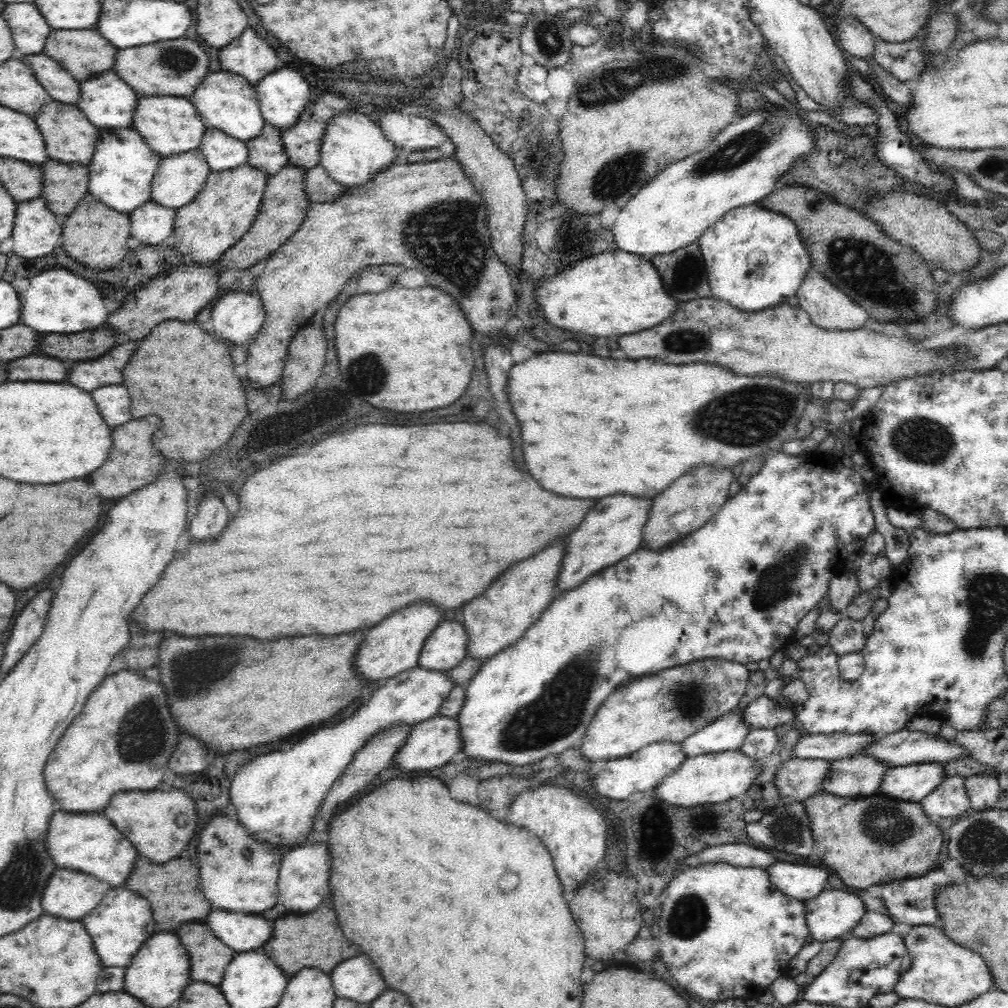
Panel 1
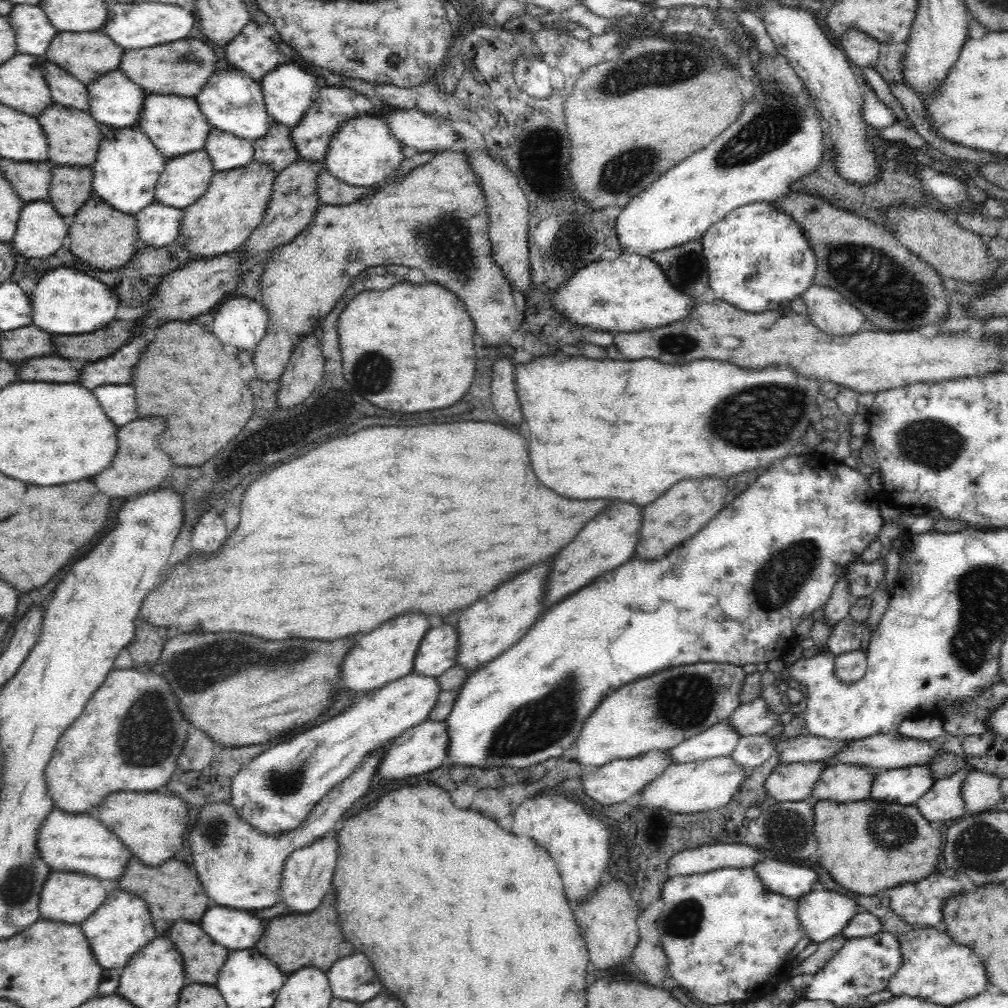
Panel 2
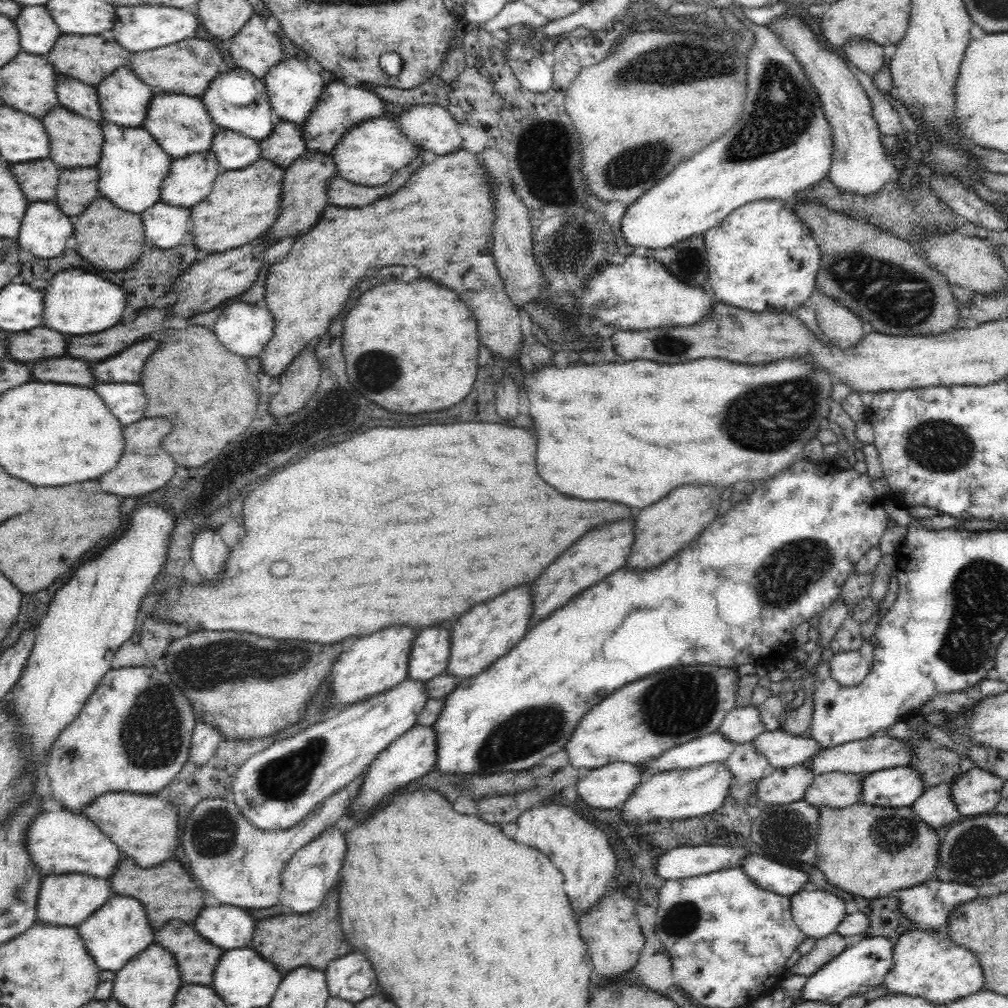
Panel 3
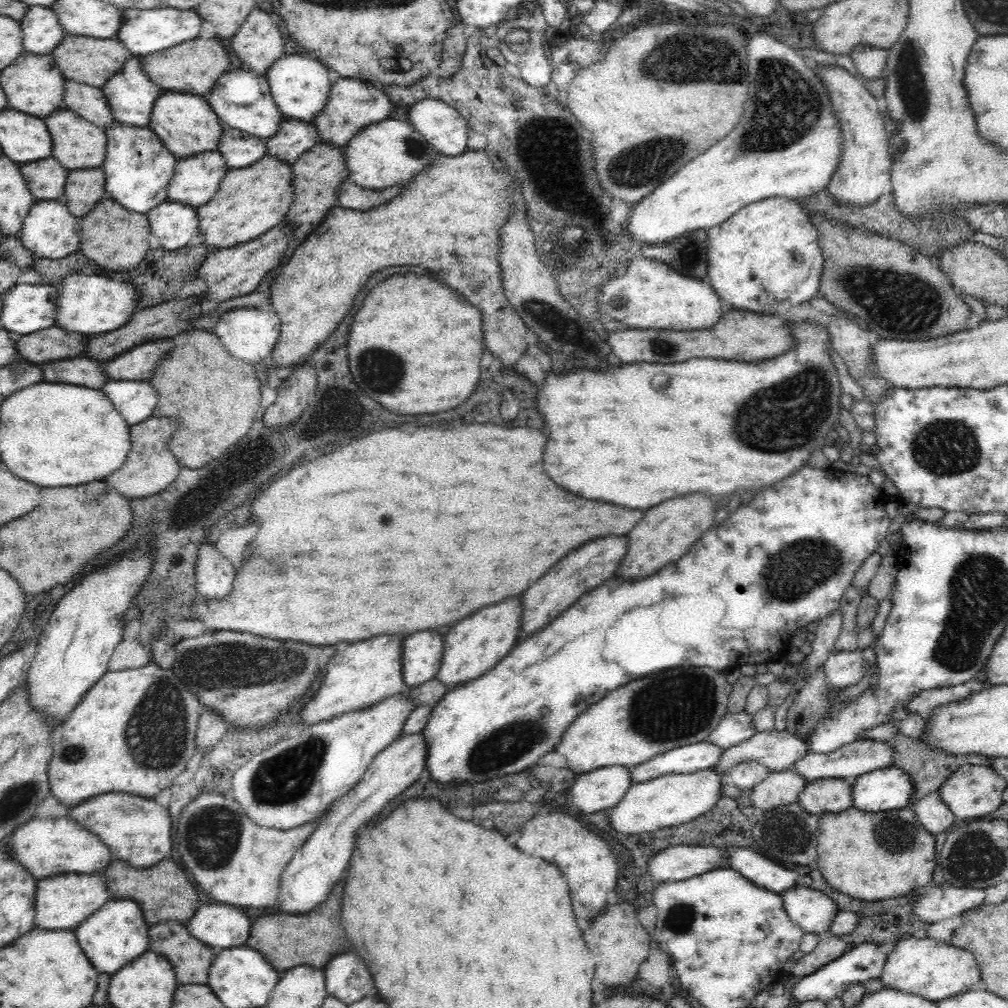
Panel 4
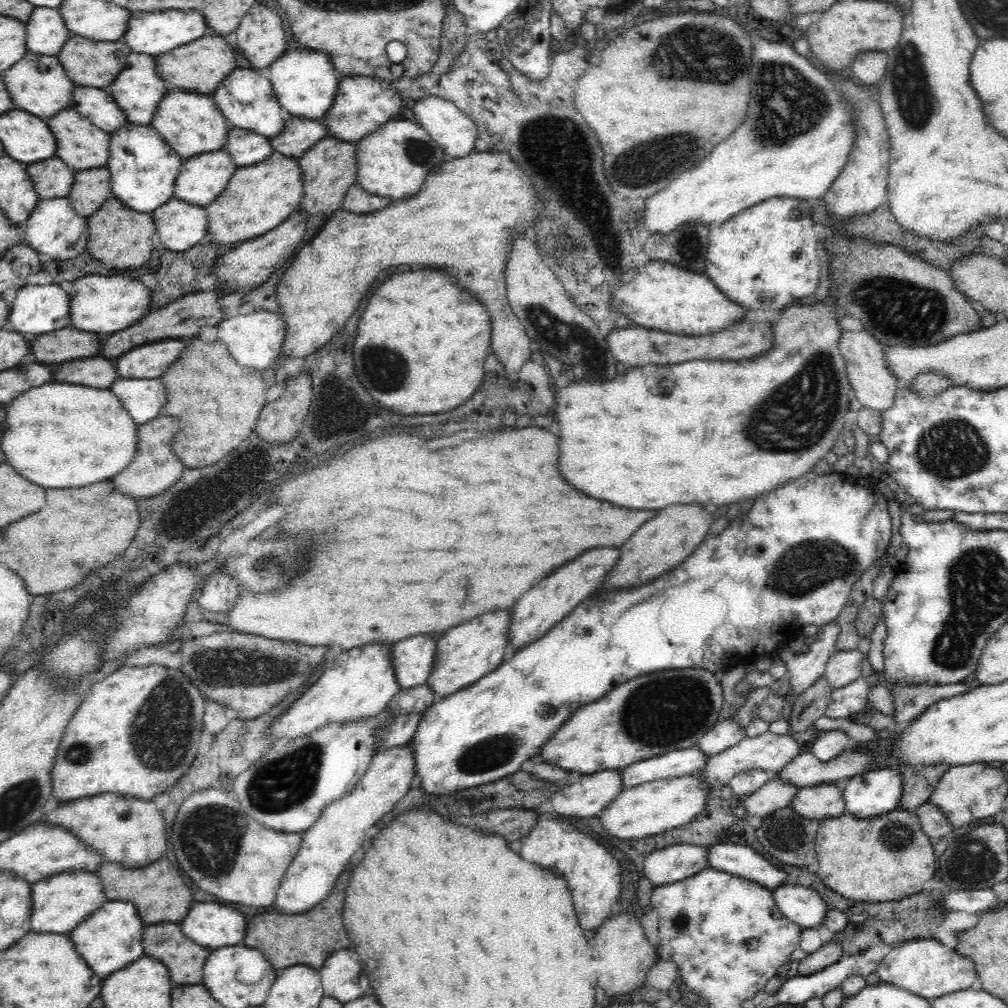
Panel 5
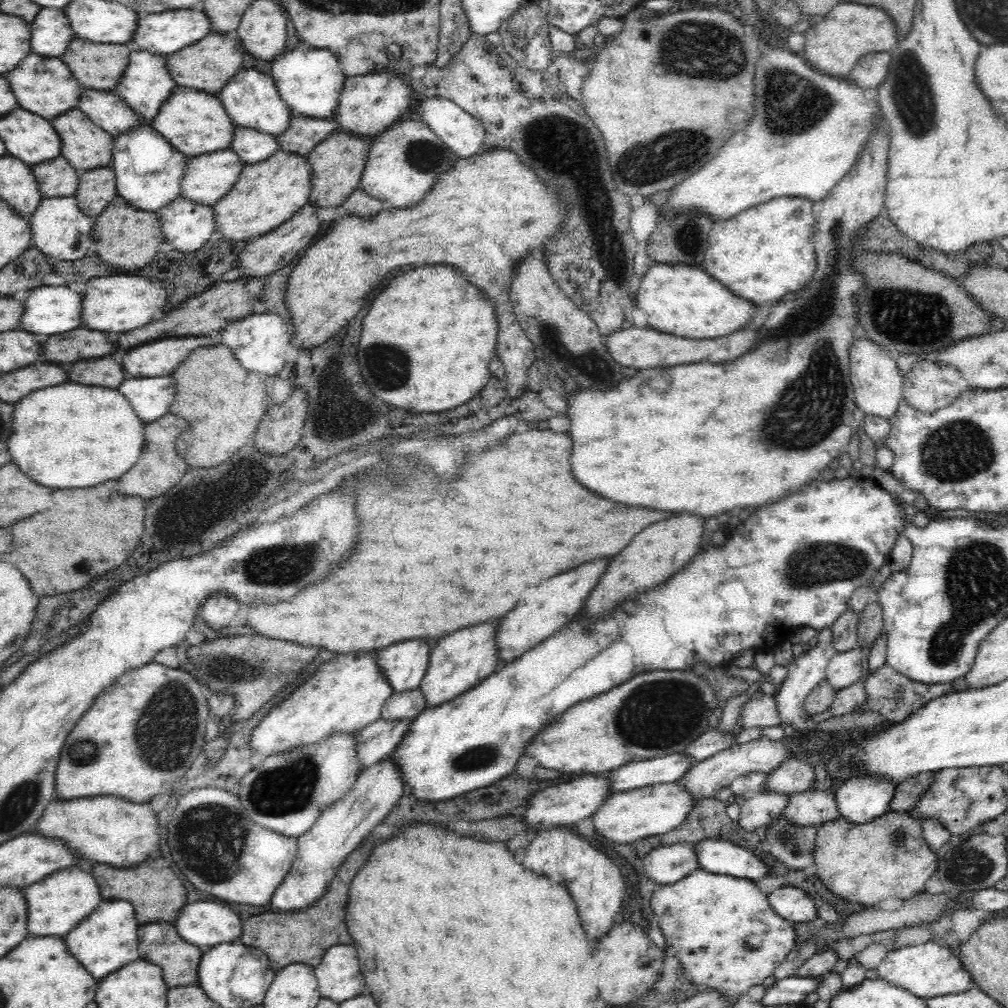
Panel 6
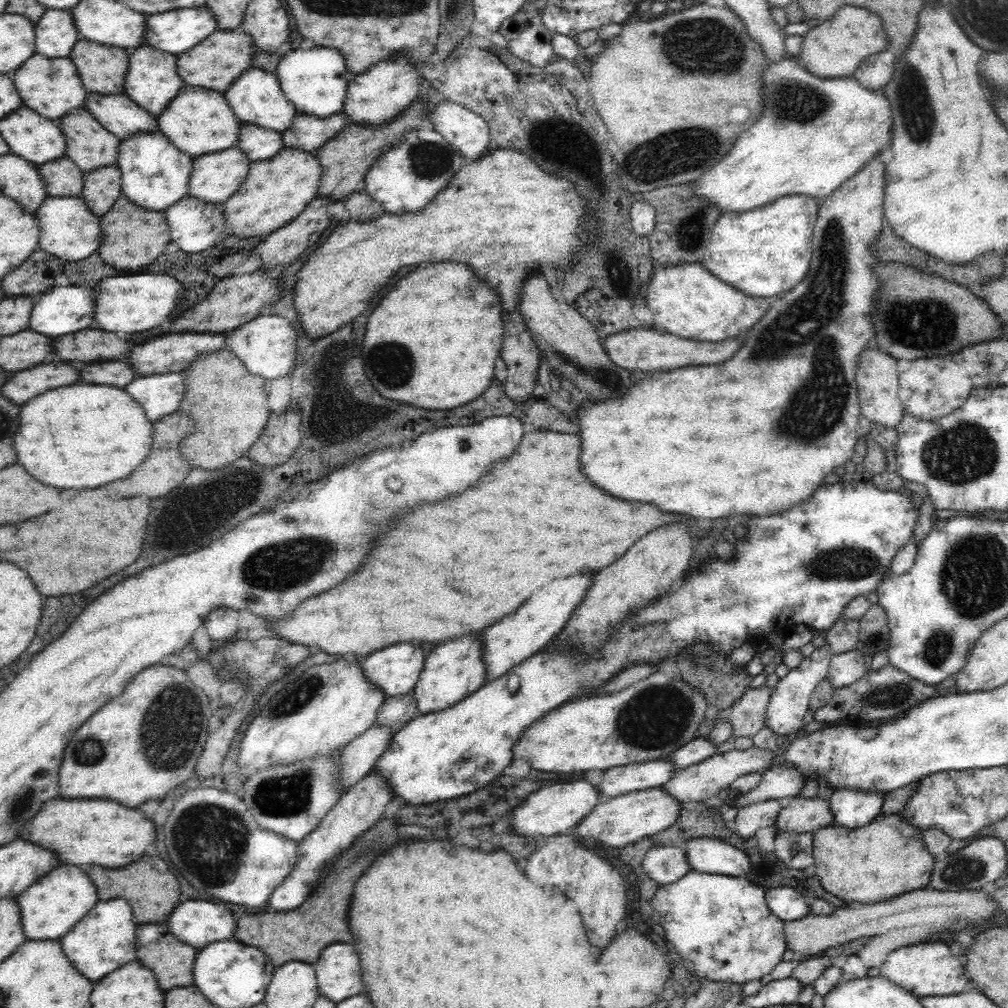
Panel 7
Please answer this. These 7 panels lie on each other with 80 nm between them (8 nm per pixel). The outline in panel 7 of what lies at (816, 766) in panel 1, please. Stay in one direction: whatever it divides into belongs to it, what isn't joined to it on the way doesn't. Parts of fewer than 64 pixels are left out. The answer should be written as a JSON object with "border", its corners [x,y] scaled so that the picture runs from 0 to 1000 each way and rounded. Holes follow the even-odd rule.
{"border":[[[772,794],[746,797],[731,804],[728,825],[737,832],[746,831],[754,821],[766,820],[776,804]]]}

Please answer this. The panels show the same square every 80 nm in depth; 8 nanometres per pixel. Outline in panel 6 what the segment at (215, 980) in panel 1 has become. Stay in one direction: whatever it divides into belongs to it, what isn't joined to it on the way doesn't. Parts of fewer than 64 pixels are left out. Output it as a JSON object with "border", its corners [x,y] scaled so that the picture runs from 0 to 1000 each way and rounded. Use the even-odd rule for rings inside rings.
{"border":[[[168,915],[147,916],[147,919],[139,918],[136,928],[138,932],[136,939],[138,950],[159,959],[161,971],[163,971],[167,980],[194,977],[194,972],[196,972],[194,962],[202,940],[196,940],[184,935],[175,925],[172,916]]]}

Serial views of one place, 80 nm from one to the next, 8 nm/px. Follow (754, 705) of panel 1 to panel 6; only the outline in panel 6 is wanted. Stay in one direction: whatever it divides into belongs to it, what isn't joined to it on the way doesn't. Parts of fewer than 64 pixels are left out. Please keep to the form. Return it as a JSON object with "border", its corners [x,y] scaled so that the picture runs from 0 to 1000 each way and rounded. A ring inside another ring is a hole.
{"border":[[[703,723],[702,726],[695,728],[677,744],[679,751],[685,751],[687,758],[696,756],[711,746],[722,742],[729,736],[728,730],[724,727],[717,728],[710,723]]]}

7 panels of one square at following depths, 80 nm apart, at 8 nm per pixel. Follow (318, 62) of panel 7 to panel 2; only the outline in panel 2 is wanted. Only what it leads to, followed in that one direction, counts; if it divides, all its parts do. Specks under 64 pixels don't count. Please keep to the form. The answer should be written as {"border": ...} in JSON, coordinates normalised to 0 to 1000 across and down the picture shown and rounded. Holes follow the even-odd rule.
{"border":[[[278,63],[259,79],[260,91],[266,113],[271,121],[282,125],[293,126],[304,113],[306,106],[312,101],[319,81],[315,83],[313,73],[306,73],[296,63]]]}

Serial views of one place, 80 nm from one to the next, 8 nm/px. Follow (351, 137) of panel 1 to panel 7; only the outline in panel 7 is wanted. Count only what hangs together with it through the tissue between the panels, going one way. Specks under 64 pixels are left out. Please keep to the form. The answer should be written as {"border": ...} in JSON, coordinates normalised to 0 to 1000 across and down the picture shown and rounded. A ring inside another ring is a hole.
{"border":[[[413,128],[373,158],[362,173],[361,190],[377,202],[381,211],[416,211],[463,162],[433,128]]]}

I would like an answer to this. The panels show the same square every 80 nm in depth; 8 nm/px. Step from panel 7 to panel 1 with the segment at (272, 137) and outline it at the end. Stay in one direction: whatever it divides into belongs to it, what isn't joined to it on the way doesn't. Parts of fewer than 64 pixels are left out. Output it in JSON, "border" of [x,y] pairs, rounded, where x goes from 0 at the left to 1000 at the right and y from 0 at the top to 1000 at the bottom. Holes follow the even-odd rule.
{"border":[[[205,126],[197,148],[202,152],[209,171],[230,169],[246,161],[244,140],[234,139],[223,131]]]}

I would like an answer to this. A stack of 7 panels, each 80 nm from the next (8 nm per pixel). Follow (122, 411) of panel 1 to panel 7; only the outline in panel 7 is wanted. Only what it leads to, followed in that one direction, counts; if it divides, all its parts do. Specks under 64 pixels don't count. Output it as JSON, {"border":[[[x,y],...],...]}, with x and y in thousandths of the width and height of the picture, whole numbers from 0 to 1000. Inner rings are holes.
{"border":[[[167,369],[137,374],[123,386],[141,401],[147,415],[156,418],[178,407],[185,378],[182,369]]]}

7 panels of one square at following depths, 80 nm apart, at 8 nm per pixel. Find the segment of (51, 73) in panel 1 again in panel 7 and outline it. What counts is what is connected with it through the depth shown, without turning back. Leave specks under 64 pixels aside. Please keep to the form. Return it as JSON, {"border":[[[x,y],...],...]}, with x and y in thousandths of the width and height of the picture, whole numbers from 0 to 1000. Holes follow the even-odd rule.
{"border":[[[87,92],[83,105],[96,117],[96,120],[107,131],[114,133],[120,140],[133,134],[150,132],[158,129],[156,115],[149,113],[143,106],[137,105],[127,94],[100,94],[97,92]]]}

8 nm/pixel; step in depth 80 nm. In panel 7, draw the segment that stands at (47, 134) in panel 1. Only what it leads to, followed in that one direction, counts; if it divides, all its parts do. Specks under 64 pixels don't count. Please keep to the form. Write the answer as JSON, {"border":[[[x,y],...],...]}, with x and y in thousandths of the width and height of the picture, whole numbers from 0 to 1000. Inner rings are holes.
{"border":[[[86,107],[73,108],[63,115],[60,129],[63,129],[63,135],[67,137],[67,149],[64,155],[70,157],[83,173],[115,163],[120,139],[114,133],[107,131]]]}

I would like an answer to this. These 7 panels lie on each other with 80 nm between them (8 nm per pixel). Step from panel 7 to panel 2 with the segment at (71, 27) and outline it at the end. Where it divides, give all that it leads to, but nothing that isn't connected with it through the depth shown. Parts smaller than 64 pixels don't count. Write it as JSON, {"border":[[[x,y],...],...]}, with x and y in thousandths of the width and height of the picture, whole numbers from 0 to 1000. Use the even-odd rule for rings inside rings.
{"border":[[[14,5],[7,19],[16,31],[18,52],[44,58],[52,39],[58,34],[44,9],[40,5]]]}

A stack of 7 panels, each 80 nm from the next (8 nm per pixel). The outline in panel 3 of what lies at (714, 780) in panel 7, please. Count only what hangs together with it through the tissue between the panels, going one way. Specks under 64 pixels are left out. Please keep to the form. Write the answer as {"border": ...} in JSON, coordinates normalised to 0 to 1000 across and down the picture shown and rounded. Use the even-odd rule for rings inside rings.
{"border":[[[776,722],[766,726],[759,724],[747,732],[744,739],[768,763],[796,759],[813,745],[813,739],[806,731],[785,729]]]}

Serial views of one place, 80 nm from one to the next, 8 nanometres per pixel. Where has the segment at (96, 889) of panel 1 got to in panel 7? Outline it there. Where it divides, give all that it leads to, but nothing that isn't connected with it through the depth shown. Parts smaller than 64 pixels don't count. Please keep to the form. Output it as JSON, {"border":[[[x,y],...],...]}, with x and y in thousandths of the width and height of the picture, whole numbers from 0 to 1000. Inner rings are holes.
{"border":[[[58,859],[46,869],[42,869],[38,875],[34,875],[28,883],[15,891],[20,903],[20,917],[27,934],[36,935],[38,933],[59,933],[63,929],[83,907],[87,907],[97,891],[95,881],[91,873],[79,865],[75,859]]]}

